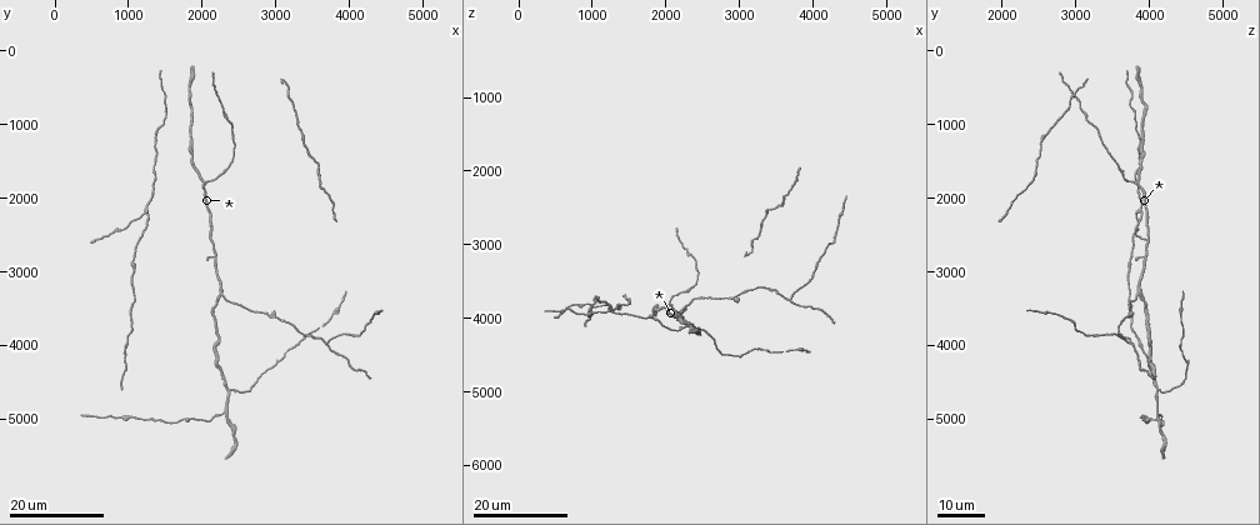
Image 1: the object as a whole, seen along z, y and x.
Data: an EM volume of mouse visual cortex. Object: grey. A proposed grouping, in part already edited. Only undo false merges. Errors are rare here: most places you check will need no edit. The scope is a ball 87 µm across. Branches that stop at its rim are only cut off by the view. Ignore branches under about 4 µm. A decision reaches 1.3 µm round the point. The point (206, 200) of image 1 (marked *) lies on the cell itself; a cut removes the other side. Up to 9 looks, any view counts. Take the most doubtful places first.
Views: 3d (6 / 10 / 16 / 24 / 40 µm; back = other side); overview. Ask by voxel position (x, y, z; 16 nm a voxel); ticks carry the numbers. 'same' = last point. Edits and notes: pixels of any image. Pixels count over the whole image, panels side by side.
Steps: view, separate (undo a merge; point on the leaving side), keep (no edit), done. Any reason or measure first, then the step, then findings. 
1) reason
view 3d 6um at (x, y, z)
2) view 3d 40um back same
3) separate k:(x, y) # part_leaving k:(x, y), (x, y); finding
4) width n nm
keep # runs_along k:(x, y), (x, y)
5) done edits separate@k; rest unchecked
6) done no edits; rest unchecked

three arms meet
view 3d 16um at (1200, 2200, 3850)

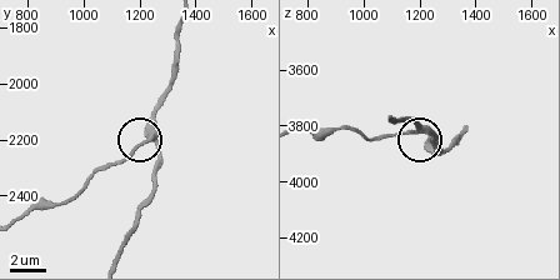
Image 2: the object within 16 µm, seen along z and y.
view 3d 6um at (1240, 2180, 3880)

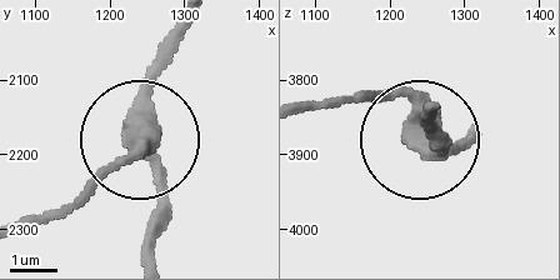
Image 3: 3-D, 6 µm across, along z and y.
side_arm 16 um
keep # one cell here

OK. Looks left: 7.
branch point
view 3d 16um at (2250, 3300, 3850)

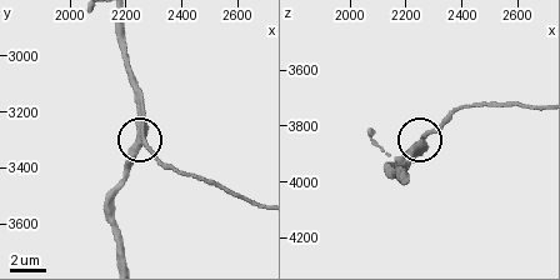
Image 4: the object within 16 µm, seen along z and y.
closer look
view 3d 10um same

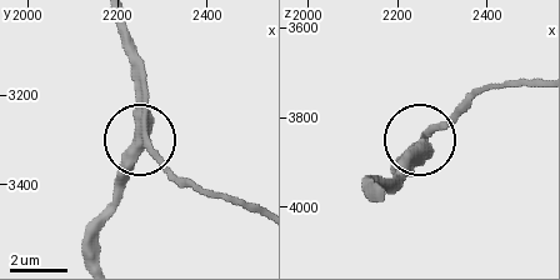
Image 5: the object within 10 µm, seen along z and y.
width 410 nm
keep # all the same cell

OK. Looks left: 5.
three-way junction
view 3d 16um at (2350, 4900, 4150)

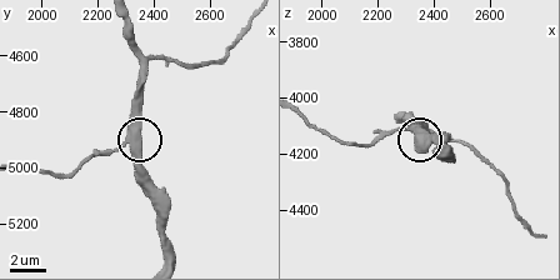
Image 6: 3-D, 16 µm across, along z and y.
view 3d 6um at (2310, 4920, 4110)

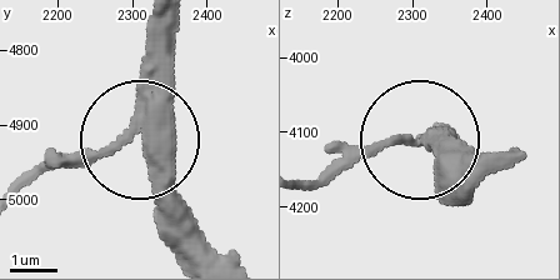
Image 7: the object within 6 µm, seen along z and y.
width 350 nm
keep # continuous, no second cell

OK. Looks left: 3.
two arms in line, one across
view 3d 24um at (3650, 4000, 3750)

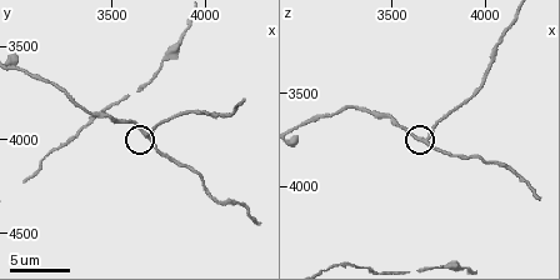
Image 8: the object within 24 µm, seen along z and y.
view 3d 10um at (3700, 3960, 3760)

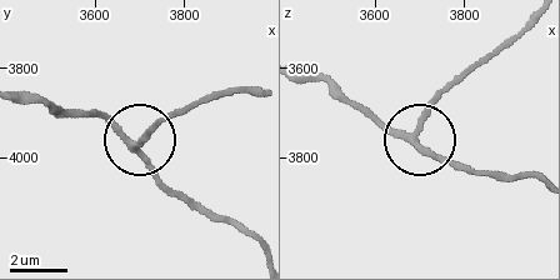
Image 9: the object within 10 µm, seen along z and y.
arms 3
keep # runs_along 9:(303, 74), (324, 79), (450, 165); continuous, no second cell

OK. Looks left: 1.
done no edits; rest unchecked

